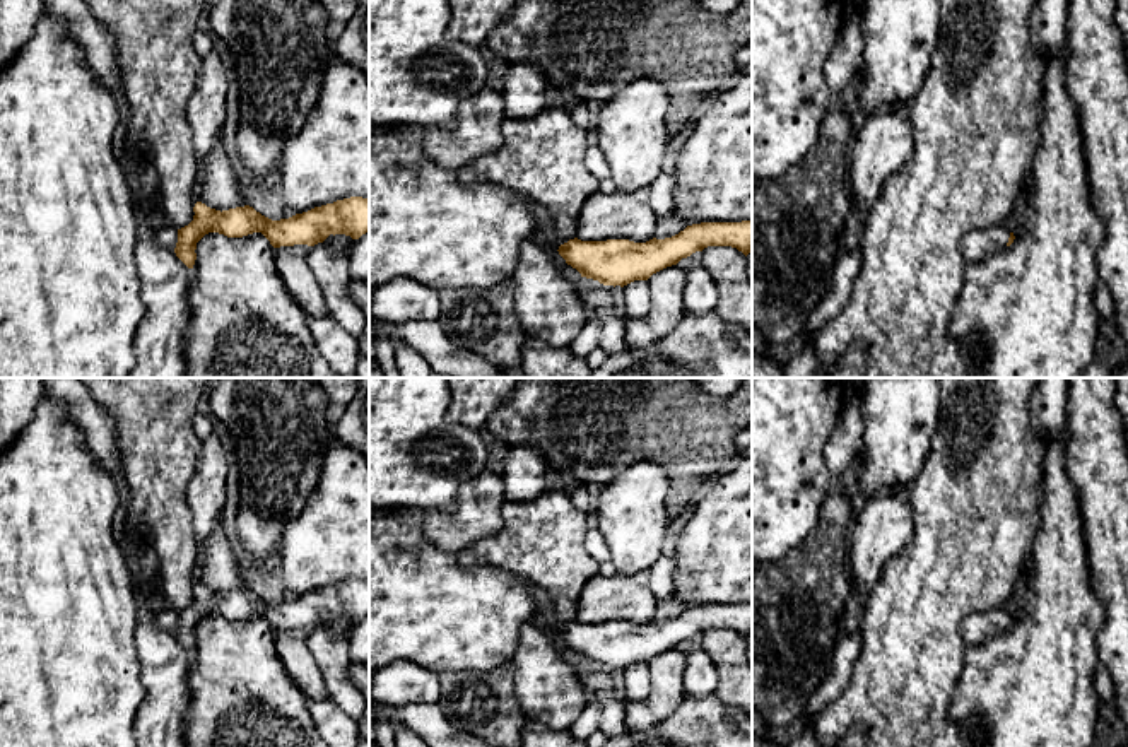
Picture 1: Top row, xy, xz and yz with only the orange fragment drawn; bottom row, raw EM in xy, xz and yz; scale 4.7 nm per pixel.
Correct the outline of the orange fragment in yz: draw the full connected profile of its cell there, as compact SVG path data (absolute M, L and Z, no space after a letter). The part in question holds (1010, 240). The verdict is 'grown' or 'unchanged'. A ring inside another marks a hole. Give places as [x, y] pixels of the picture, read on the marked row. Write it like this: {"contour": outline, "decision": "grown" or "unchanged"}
{"contour": "M1007 227L972 229L962 236L959 246L969 263L979 263L990 255L1010 246L1015 236Z", "decision": "grown"}

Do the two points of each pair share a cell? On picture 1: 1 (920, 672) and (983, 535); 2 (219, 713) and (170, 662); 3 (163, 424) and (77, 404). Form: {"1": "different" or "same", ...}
{"1": "same", "2": "different", "3": "different"}

